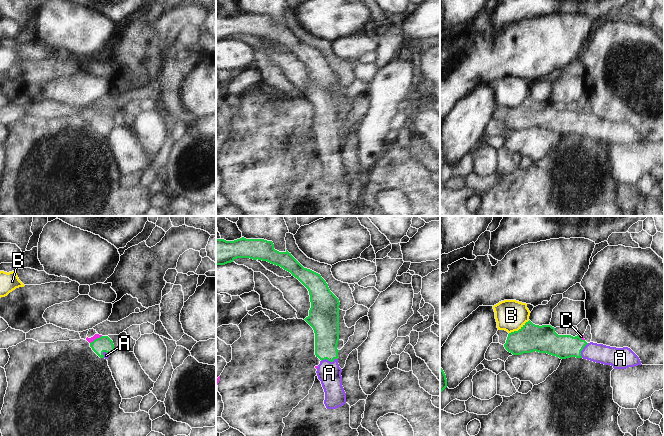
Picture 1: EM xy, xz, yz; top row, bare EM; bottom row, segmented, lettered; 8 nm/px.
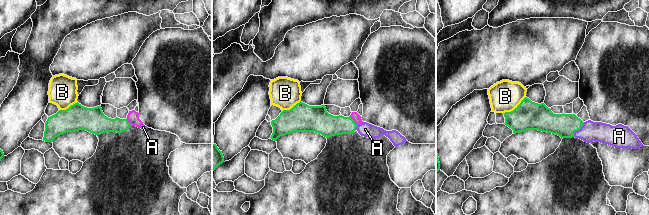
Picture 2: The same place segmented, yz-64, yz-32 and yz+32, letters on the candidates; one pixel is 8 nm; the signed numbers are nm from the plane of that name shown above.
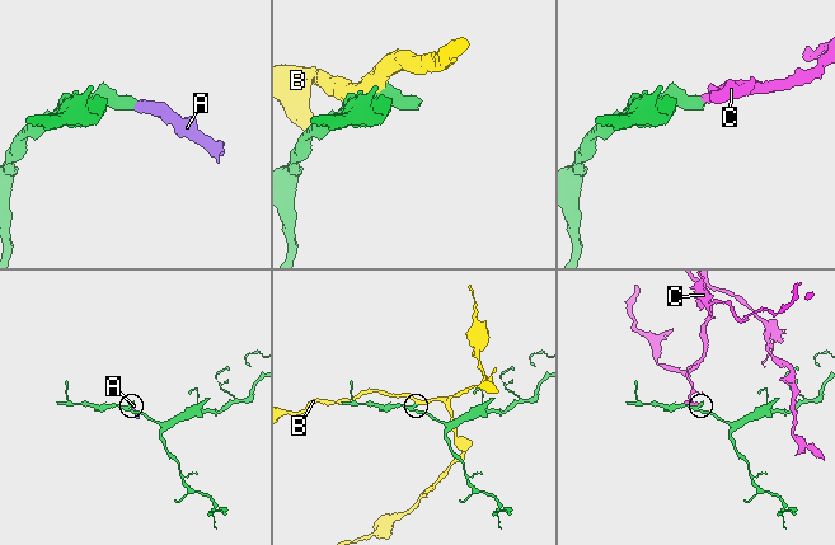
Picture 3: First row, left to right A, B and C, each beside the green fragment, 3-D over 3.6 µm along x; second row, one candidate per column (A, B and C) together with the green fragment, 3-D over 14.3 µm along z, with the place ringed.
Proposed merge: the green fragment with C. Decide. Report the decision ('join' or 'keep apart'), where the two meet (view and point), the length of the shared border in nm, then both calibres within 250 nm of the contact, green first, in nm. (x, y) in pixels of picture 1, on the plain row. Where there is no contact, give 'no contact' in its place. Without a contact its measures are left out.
keep apart | xy (95, 115) | 120 nm | 130/40 nm

